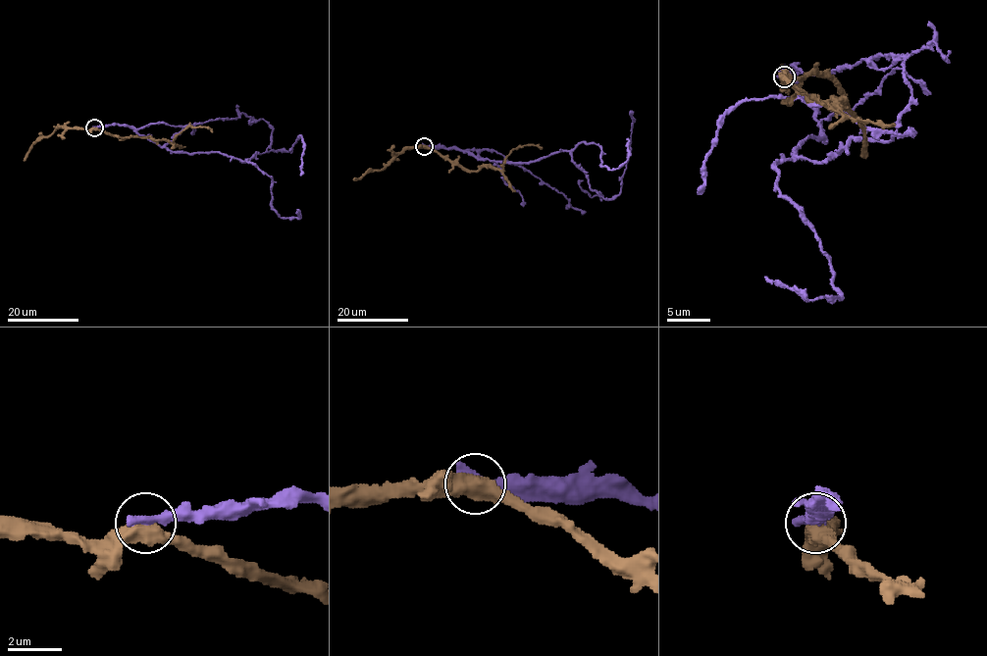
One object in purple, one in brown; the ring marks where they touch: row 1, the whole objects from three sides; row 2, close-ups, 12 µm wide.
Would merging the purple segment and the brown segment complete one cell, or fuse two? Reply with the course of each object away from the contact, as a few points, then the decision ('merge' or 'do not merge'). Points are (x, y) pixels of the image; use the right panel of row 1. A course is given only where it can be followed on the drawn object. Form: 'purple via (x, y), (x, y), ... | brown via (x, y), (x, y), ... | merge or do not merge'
purple via (784, 77), (822, 135), (797, 155), (827, 162), (853, 140), (911, 133), (799, 99), (740, 101), (697, 194) | brown via (784, 77), (816, 101), (845, 101), (833, 108), (842, 114), (816, 103), (786, 75), (781, 75), (788, 88) | do not merge

